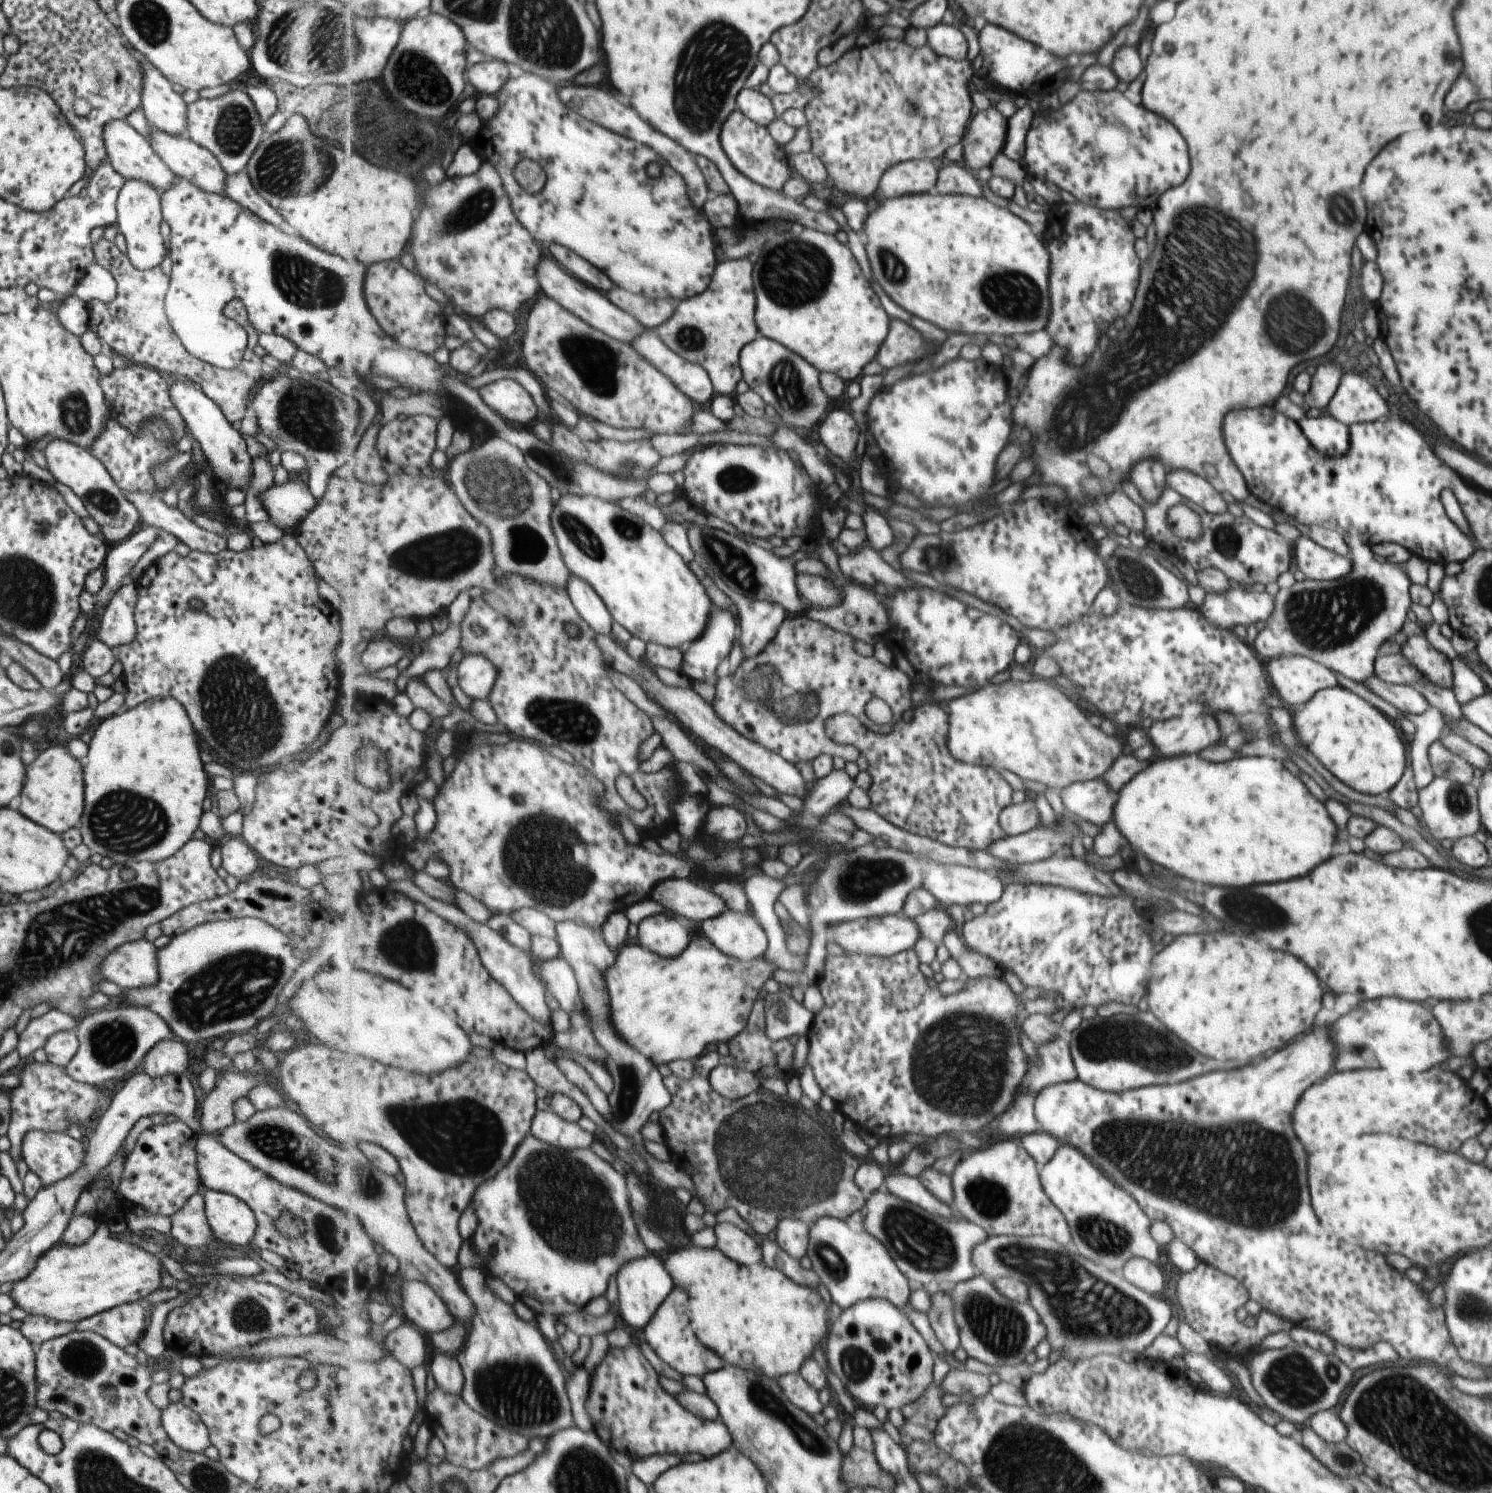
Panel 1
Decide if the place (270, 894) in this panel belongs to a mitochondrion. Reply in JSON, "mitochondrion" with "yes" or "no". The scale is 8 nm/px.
{"mitochondrion":"no"}

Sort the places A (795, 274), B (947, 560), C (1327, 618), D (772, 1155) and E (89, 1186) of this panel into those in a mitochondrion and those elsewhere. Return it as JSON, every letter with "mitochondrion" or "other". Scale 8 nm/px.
{"A":"mitochondrion","B":"mitochondrion","C":"mitochondrion","D":"mitochondrion","E":"other"}

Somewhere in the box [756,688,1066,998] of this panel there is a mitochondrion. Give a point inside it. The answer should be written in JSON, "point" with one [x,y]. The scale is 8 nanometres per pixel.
{"point":[863,879]}

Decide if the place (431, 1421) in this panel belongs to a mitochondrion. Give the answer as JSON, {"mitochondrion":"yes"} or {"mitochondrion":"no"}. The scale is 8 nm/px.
{"mitochondrion":"no"}

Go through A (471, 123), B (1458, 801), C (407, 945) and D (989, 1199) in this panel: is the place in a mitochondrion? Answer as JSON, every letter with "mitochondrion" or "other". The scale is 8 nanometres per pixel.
{"A":"other","B":"mitochondrion","C":"mitochondrion","D":"mitochondrion"}

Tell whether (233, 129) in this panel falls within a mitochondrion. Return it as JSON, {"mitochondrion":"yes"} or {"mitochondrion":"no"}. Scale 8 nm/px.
{"mitochondrion":"yes"}

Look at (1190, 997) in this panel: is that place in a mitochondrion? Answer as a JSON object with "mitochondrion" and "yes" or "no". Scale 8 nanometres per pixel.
{"mitochondrion":"no"}

